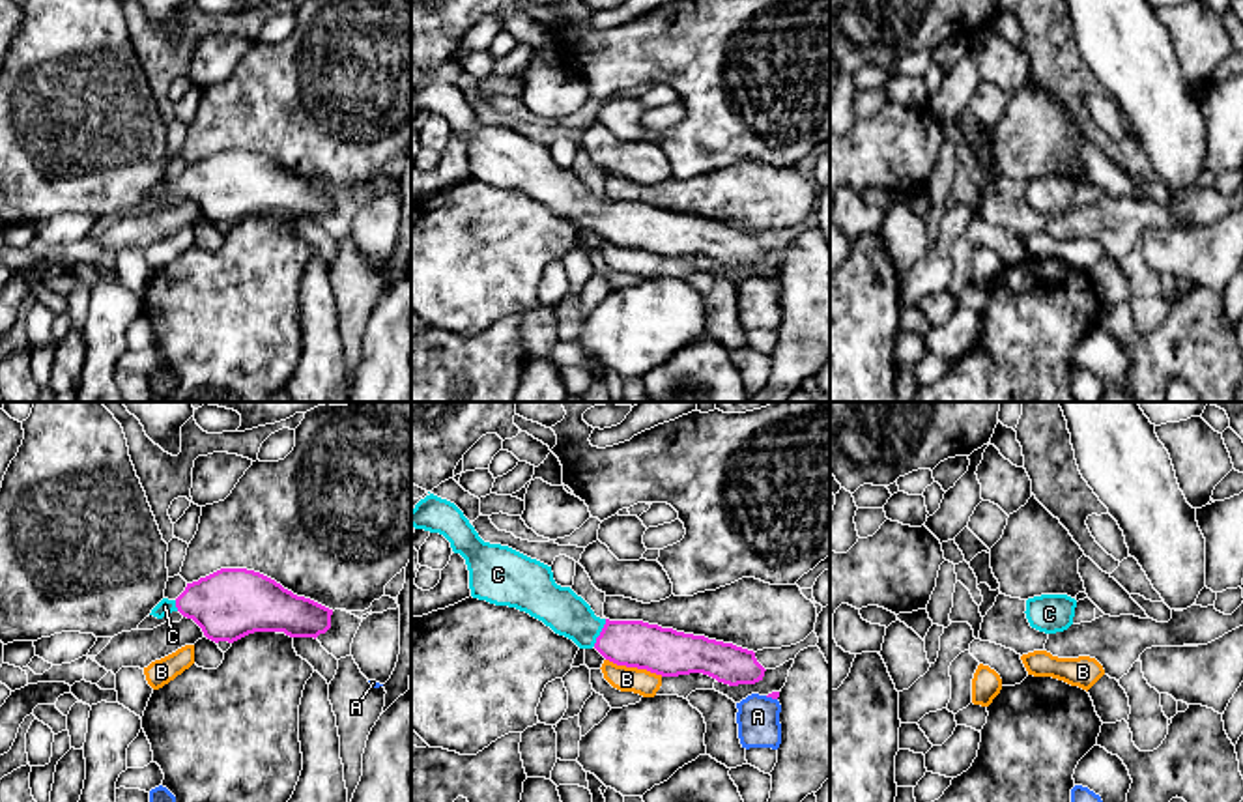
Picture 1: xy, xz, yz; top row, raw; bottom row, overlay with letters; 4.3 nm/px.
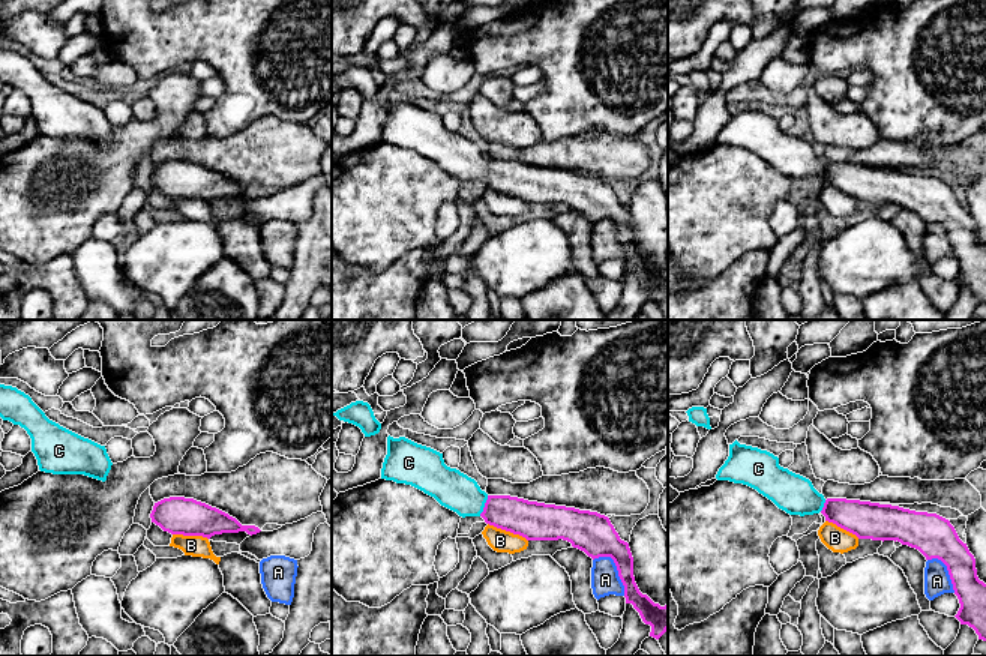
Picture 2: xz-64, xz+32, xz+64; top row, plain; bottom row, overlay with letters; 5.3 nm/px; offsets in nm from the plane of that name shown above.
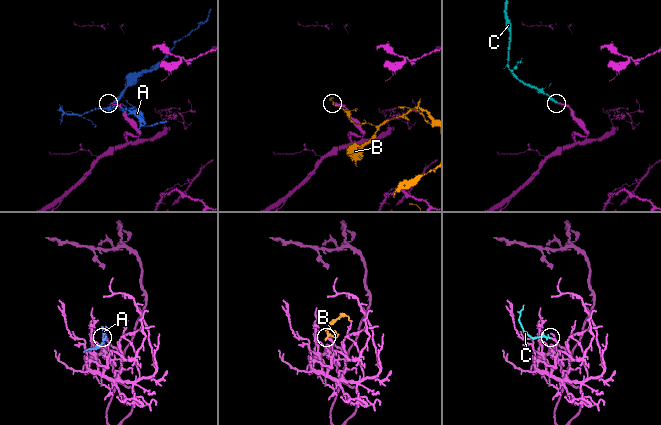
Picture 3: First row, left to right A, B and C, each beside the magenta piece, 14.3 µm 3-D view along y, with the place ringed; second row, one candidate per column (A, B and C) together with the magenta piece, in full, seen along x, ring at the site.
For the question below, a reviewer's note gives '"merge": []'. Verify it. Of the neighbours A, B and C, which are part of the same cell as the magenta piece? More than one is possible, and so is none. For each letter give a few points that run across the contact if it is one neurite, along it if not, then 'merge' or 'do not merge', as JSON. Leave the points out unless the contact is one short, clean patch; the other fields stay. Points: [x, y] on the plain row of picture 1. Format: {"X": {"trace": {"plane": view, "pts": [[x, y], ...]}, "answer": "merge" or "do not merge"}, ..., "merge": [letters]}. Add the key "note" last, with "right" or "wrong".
{"A": {"trace": {"plane": "xz", "pts": [[765, 277], [776, 281]]}, "answer": "do not merge"}, "B": {"trace": {"plane": "xz", "pts": [[606, 240], [662, 257]]}, "answer": "do not merge"}, "C": {"trace": {"plane": "xz", "pts": [[634, 225], [617, 223], [600, 214], [585, 212], [559, 189]]}, "answer": "merge"}, "merge": ["C"], "note": "wrong"}

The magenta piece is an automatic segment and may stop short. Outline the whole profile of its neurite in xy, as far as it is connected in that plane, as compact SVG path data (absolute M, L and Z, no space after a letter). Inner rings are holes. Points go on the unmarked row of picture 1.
M221 150L187 165L176 179L163 179L150 196L179 193L215 224L234 224L254 213L318 219L331 209L333 191L297 178L275 161L247 150Z

